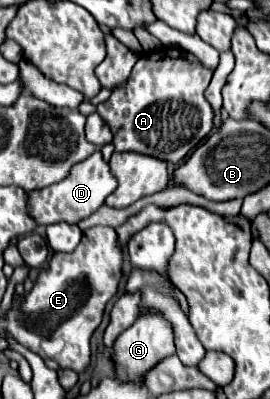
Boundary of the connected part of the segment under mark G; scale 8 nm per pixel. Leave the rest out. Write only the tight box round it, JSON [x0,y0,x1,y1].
[112,311,174,383]

